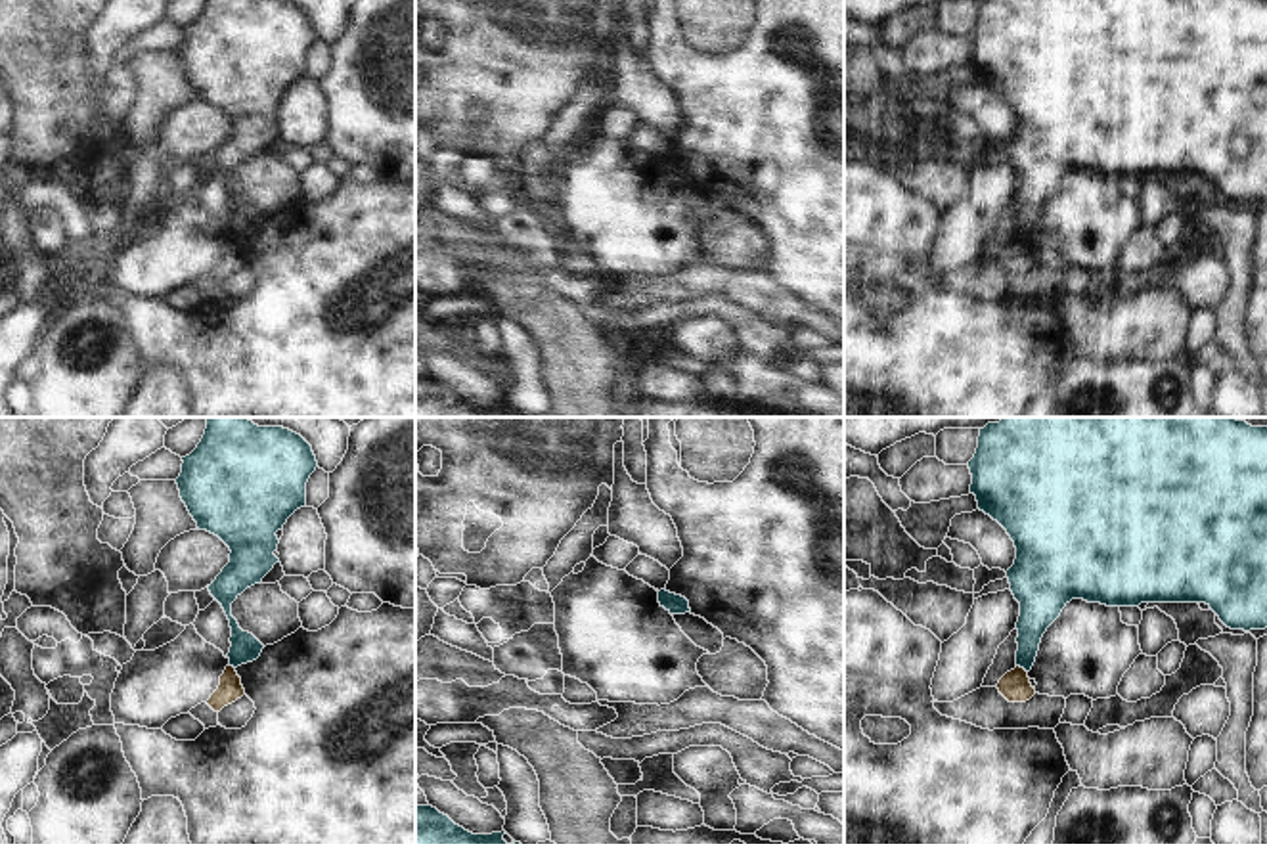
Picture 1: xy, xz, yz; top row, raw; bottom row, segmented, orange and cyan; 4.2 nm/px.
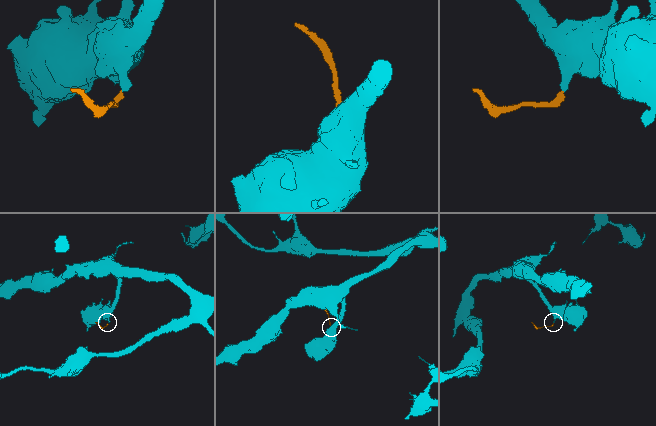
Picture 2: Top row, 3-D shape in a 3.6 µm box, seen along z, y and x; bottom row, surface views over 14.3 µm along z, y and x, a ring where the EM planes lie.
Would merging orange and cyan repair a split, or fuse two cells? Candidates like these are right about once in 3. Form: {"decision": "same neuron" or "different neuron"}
{"decision": "different neuron"}

